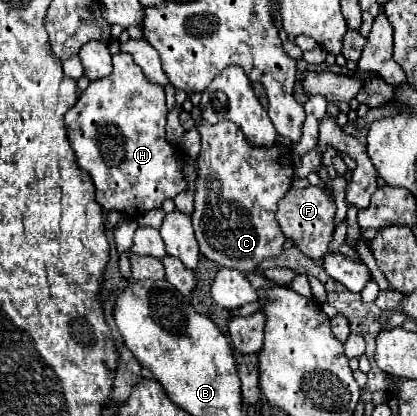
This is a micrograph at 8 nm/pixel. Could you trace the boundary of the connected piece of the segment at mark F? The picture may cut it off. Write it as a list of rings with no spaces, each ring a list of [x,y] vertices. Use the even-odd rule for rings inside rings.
[[[307,186],[307,188],[291,188],[283,200],[279,200],[277,220],[287,238],[291,238],[305,256],[319,260],[329,250],[329,244],[333,240],[335,230],[335,200],[333,196],[319,186]]]

